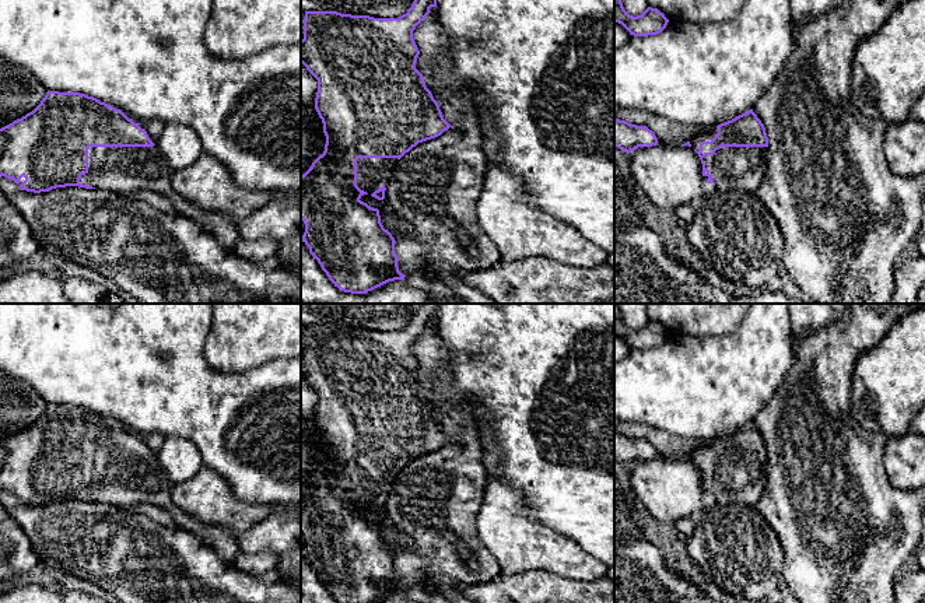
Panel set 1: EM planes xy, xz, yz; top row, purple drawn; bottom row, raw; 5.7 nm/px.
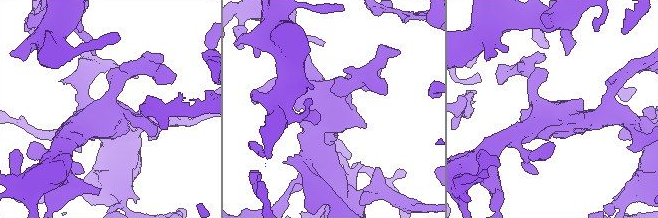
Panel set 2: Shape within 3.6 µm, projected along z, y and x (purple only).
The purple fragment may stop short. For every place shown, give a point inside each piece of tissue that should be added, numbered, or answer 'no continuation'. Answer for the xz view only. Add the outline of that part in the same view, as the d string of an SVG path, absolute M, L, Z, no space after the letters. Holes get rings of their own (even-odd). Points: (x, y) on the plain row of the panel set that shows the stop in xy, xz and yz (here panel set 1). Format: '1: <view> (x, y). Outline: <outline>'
1: xz (371, 486). Outline: M358 471L357 473L357 499L372 508L382 499L386 501L397 471Z

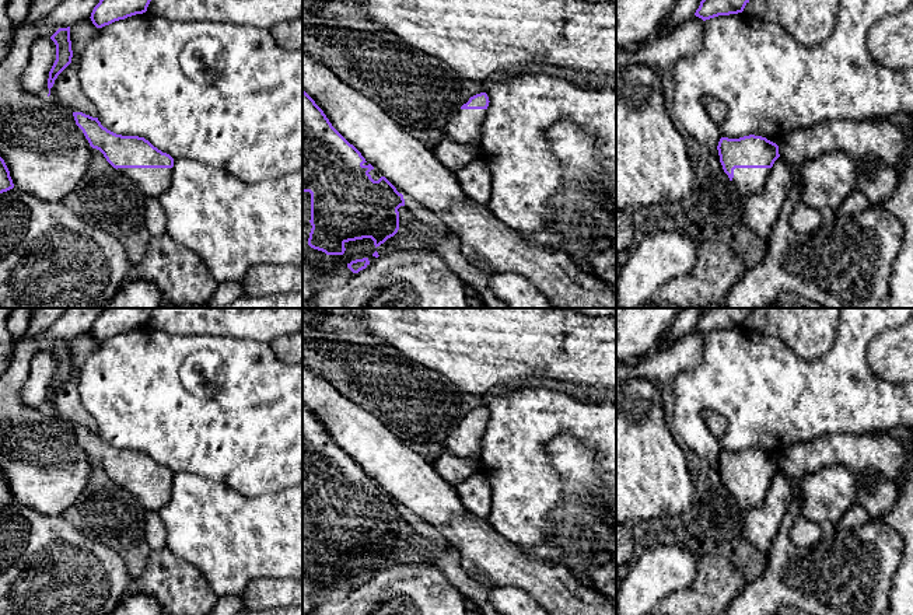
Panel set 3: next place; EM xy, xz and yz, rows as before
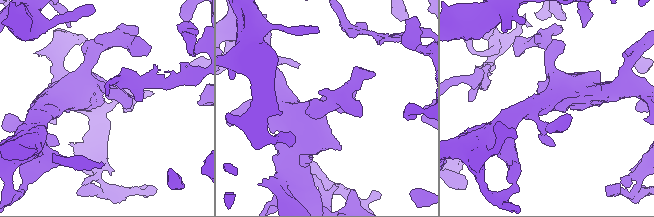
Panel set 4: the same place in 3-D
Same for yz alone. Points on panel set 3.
1: yz (747, 495). Outline: M735 482L731 496L742 511L749 511L765 500L770 485L772 482Z

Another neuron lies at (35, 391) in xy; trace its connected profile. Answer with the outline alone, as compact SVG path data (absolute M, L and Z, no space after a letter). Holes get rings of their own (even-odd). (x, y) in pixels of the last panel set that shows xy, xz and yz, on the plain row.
M49 350L38 352L31 361L31 373L24 384L24 402L35 409L48 410L49 385L56 374L56 359Z

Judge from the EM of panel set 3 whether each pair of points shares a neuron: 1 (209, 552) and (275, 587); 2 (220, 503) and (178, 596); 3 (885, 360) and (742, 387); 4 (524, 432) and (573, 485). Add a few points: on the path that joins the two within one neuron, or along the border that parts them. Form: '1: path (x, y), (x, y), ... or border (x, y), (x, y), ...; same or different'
1: border (287, 577), (255, 577), (237, 596); different
2: border (167, 547), (175, 555), (193, 565), (213, 590); different
3: border (880, 332), (870, 343), (868, 363), (895, 384); different
4: border (566, 432), (555, 434), (545, 447), (562, 489); different

